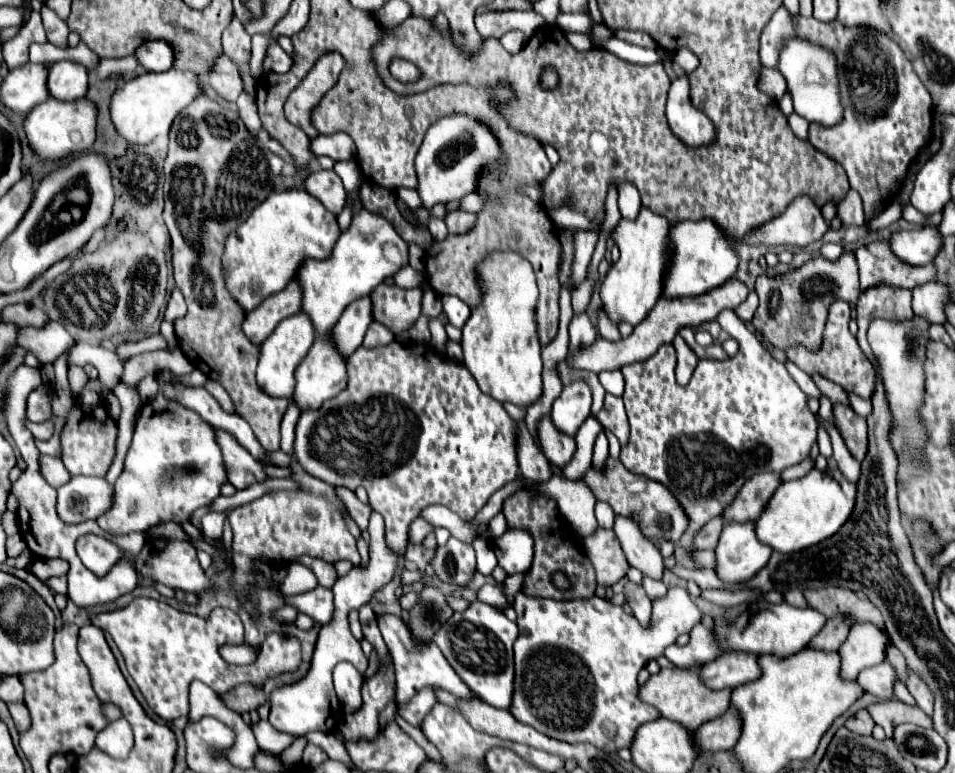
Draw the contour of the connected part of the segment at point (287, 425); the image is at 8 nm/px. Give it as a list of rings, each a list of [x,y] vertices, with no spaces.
[[[290,404],[284,418],[282,418],[282,424],[280,424],[280,450],[286,452],[288,456],[292,456],[292,444],[294,444],[294,426],[298,422],[298,416],[300,416],[300,410]]]

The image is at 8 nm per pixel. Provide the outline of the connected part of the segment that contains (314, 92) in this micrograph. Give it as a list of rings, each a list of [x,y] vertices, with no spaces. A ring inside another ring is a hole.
[[[336,52],[322,56],[286,102],[288,122],[302,128],[310,139],[314,139],[319,134],[310,118],[312,108],[316,108],[324,92],[328,92],[334,86],[342,68],[344,68],[344,60]]]

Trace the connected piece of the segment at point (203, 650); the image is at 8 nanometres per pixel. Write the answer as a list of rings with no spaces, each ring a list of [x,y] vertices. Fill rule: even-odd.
[[[134,598],[128,606],[112,612],[90,614],[90,624],[108,632],[126,660],[126,668],[146,698],[148,706],[164,720],[188,716],[188,688],[192,680],[208,684],[222,694],[234,684],[252,682],[262,686],[266,678],[296,670],[300,664],[300,642],[282,634],[268,634],[260,656],[248,666],[232,666],[218,654],[222,644],[242,644],[244,632],[240,618],[228,608],[216,608],[210,620],[180,612],[152,598]]]

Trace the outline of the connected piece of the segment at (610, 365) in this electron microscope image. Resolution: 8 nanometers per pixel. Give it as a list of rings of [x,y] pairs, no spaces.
[[[732,278],[728,280],[726,284],[722,284],[720,288],[714,288],[702,296],[694,296],[694,298],[688,298],[688,296],[678,296],[678,298],[660,298],[658,304],[652,308],[652,312],[644,318],[644,322],[640,322],[638,326],[634,326],[634,332],[628,336],[628,338],[620,338],[618,342],[610,342],[610,340],[604,340],[602,336],[598,336],[590,346],[584,346],[580,350],[574,350],[566,356],[566,364],[574,370],[586,370],[586,372],[602,372],[602,370],[614,370],[614,368],[622,368],[626,364],[632,364],[632,362],[640,362],[640,360],[646,360],[648,356],[652,356],[662,344],[668,344],[674,340],[676,332],[682,328],[682,326],[698,326],[702,322],[708,322],[708,320],[716,320],[716,316],[724,310],[724,308],[730,308],[734,310],[736,306],[740,306],[748,296],[748,288]]]

